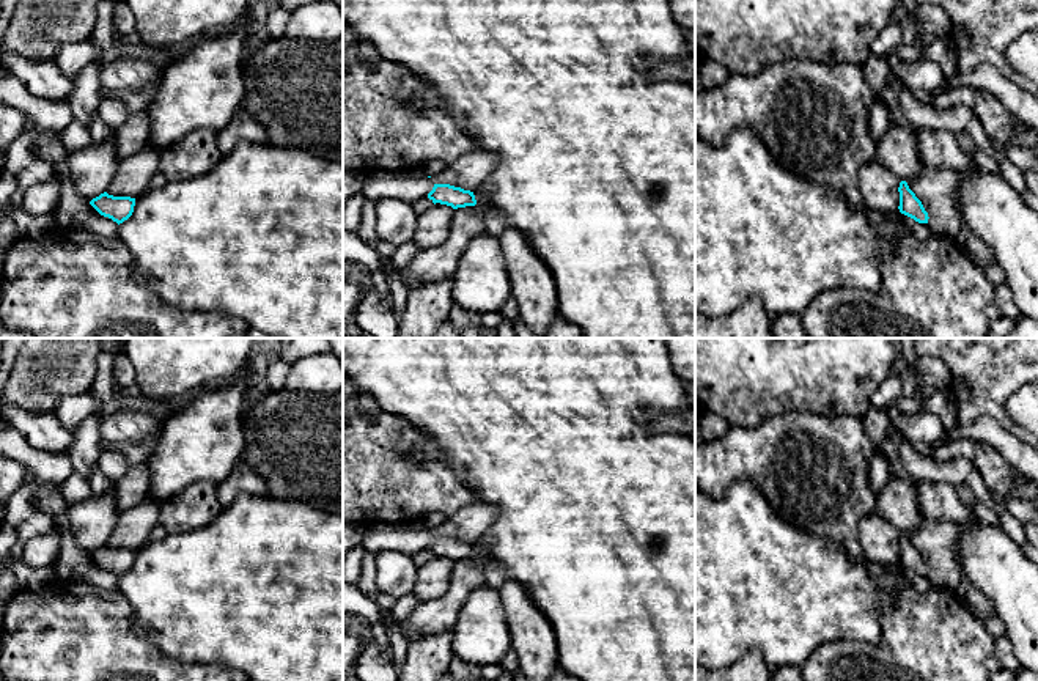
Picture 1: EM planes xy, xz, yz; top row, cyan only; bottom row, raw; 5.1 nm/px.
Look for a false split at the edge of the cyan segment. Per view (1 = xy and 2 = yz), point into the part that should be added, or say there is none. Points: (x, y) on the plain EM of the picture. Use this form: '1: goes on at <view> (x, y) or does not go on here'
1: does not go on here
2: does not go on here

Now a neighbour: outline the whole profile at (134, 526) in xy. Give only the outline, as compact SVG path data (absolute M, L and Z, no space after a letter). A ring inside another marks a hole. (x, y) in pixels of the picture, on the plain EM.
M146 499L140 505L120 513L107 546L113 549L138 550L156 525L159 525L160 503Z

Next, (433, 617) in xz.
M483 543L473 544L477 557L455 561L448 590L434 601L420 602L404 620L396 620L390 612L381 612L381 623L396 624L410 643L423 635L451 631L467 598L484 585L484 569L492 561L489 547Z

